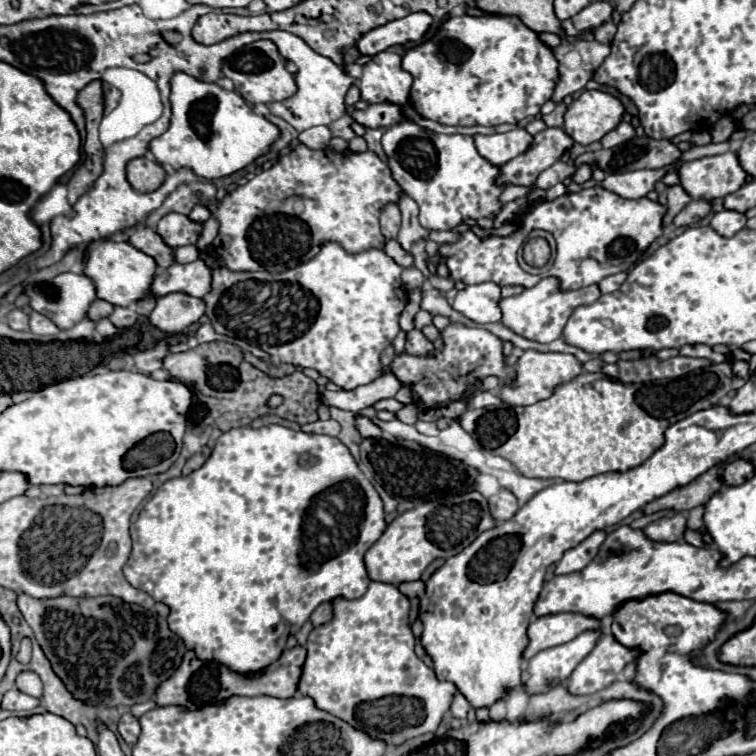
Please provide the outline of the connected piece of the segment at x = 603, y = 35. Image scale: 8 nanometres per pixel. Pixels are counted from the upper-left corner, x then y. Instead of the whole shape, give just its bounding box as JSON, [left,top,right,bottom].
[594,22,616,44]

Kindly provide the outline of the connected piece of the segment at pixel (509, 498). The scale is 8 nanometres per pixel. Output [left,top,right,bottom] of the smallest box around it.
[488,490,518,522]

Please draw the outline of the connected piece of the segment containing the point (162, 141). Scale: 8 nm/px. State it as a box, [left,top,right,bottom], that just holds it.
[150,72,278,180]

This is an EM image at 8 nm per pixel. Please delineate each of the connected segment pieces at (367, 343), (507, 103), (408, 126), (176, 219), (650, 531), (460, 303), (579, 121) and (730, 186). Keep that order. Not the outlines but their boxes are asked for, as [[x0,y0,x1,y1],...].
[[202,242,408,390],[402,14,558,126],[382,120,504,230],[156,212,202,248],[644,514,686,542],[450,282,502,324],[564,90,622,144],[678,152,746,200]]

